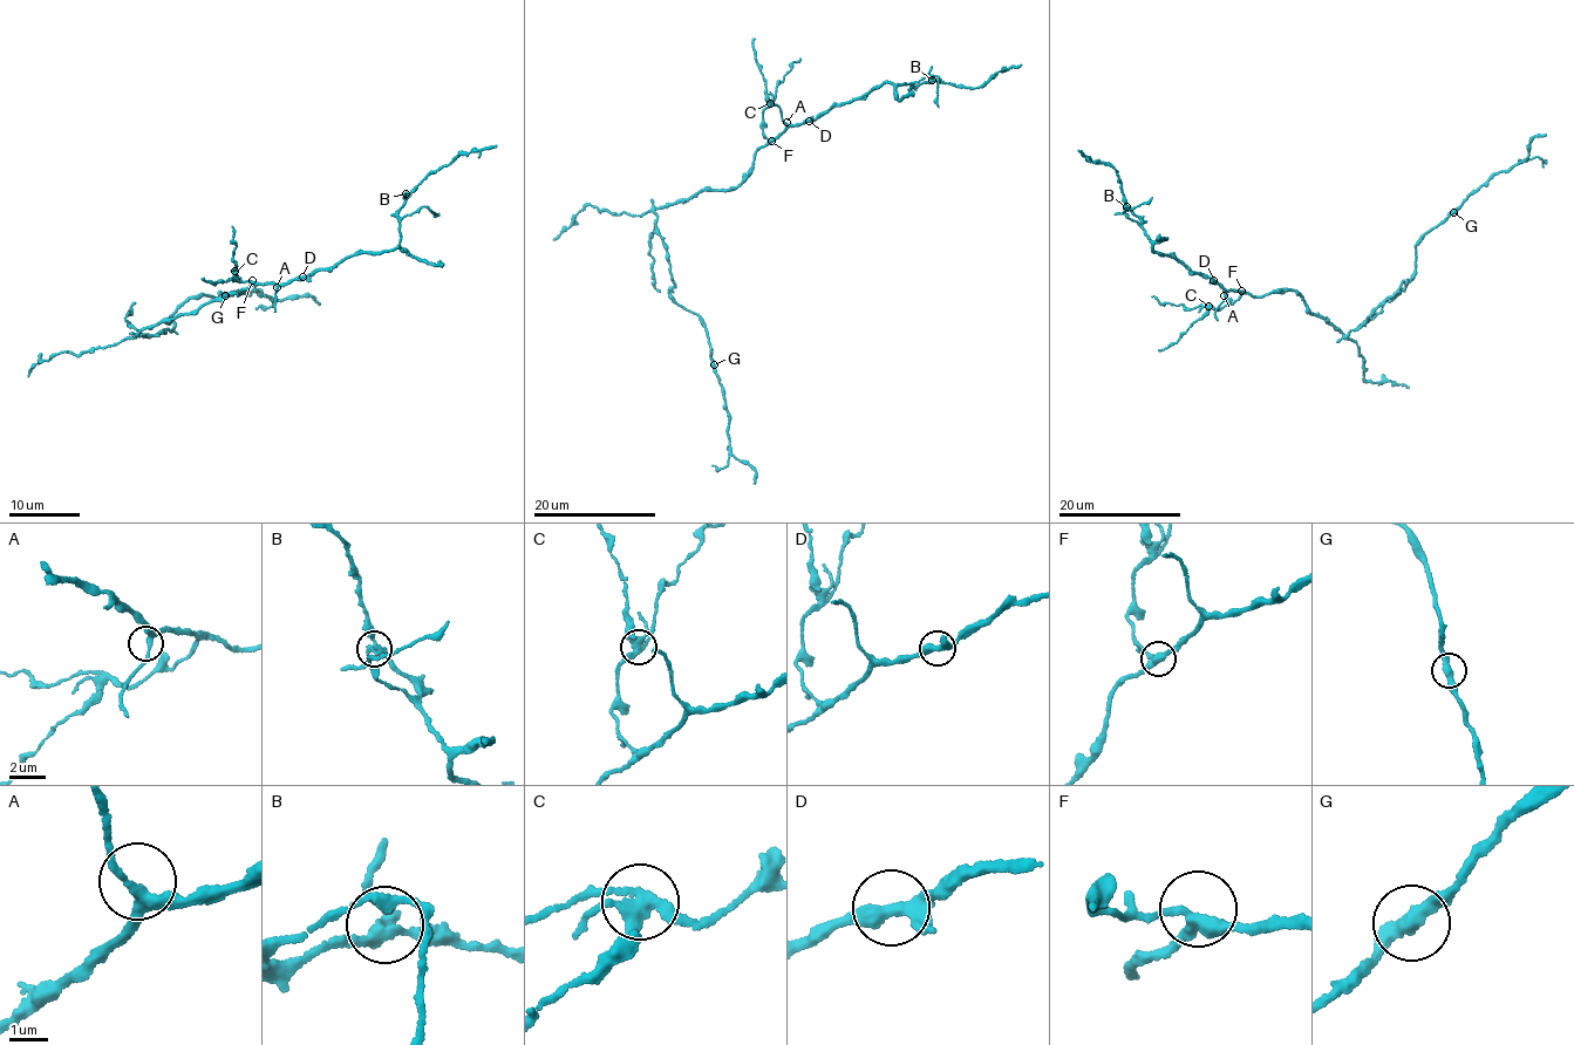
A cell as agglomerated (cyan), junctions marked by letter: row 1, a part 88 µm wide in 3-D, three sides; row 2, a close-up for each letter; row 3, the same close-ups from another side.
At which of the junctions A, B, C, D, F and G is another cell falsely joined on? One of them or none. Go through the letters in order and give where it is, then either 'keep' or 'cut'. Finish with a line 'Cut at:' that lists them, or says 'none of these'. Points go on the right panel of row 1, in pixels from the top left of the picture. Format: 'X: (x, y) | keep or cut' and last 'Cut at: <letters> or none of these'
A: (1224, 295) | keep
B: (1126, 206) | keep
C: (1208, 306) | cut
D: (1213, 280) | keep
F: (1241, 291) | keep
G: (1453, 212) | keep
Cut at: C

